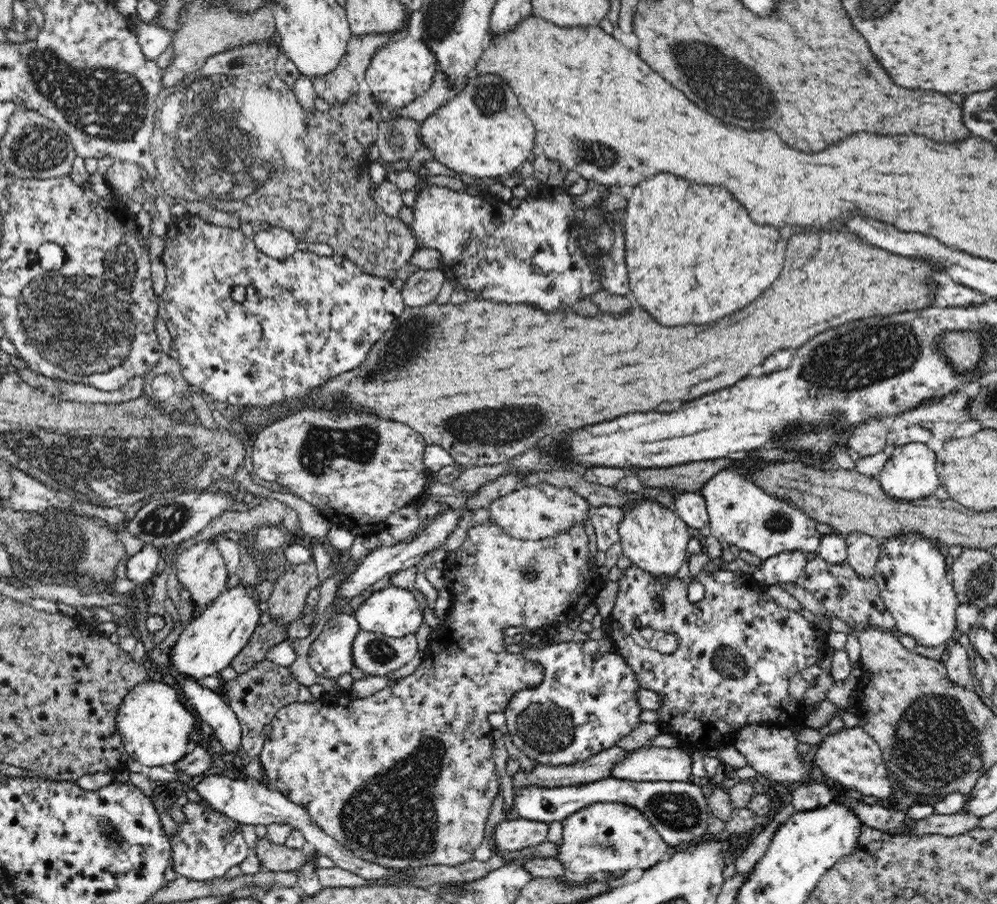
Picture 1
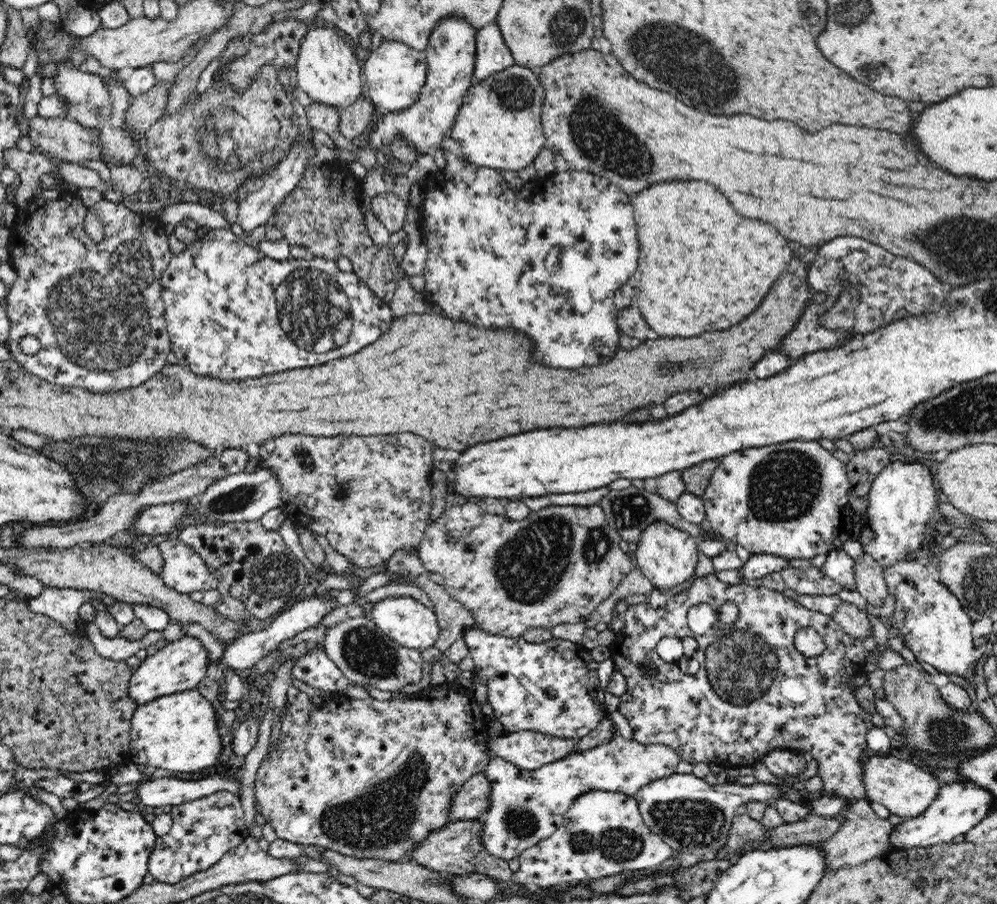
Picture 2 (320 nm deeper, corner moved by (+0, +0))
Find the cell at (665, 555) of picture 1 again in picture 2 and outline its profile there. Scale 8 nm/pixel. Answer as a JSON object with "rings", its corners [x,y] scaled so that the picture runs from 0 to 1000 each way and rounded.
{"rings":[[[656,579],[647,584],[639,598],[639,629],[648,637],[657,650],[674,653],[681,650],[696,635],[701,621],[701,597],[694,592],[672,582],[670,579]]]}

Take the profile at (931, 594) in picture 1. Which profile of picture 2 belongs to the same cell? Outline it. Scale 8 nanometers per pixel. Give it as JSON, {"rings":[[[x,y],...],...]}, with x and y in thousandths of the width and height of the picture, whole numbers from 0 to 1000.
{"rings":[[[916,617],[905,619],[886,633],[893,658],[899,662],[897,680],[893,684],[895,697],[907,701],[908,712],[918,728],[937,737],[943,743],[945,753],[950,752],[953,746],[971,753],[983,719],[976,711],[976,688],[963,665],[947,646],[933,637],[926,621]]]}

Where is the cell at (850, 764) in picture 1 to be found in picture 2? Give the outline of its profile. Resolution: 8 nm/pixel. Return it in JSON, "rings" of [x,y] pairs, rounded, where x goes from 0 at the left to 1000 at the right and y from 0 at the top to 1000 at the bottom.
{"rings":[[[873,834],[866,845],[866,864],[869,871],[868,881],[872,887],[877,886],[891,895],[895,903],[917,905],[925,900],[940,882],[943,864],[938,857],[928,853],[920,844],[891,835]]]}

